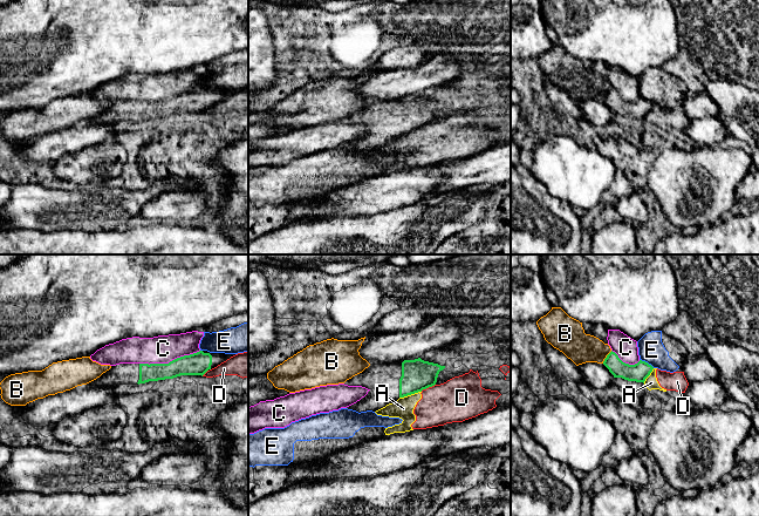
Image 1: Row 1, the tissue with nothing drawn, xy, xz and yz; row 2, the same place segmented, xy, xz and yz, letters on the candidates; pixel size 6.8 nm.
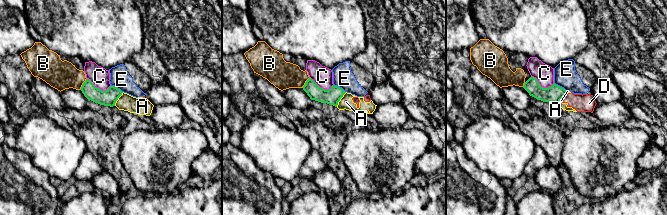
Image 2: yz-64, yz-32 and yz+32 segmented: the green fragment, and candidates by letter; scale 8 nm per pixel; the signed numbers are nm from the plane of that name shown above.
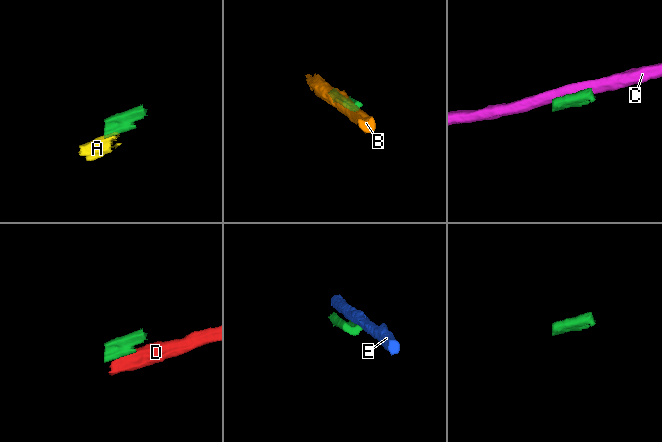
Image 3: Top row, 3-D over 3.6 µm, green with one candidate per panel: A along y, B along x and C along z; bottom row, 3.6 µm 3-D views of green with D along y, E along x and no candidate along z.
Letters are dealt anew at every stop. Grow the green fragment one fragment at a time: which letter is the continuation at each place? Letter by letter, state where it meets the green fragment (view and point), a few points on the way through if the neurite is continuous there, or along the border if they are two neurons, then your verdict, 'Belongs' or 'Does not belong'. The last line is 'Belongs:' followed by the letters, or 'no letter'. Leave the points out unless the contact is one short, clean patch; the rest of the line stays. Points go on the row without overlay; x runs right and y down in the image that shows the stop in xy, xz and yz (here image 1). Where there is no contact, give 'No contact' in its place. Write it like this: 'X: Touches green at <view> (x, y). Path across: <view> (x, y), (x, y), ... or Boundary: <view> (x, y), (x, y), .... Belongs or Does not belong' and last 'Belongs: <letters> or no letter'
A: Touches green at xz (410, 131). Boundary: xz (421, 128), (399, 135). Does not belong
B: Touches green at yz (607, 94). Boundary: yz (612, 88), (602, 100). Does not belong
C: Touches green at xy (170, 99). Does not belong
D: Touches green at xz (428, 124). Boundary: xz (435, 121), (421, 128). Does not belong
E: Touches green at yz (647, 100). Does not belong
Belongs: no letter

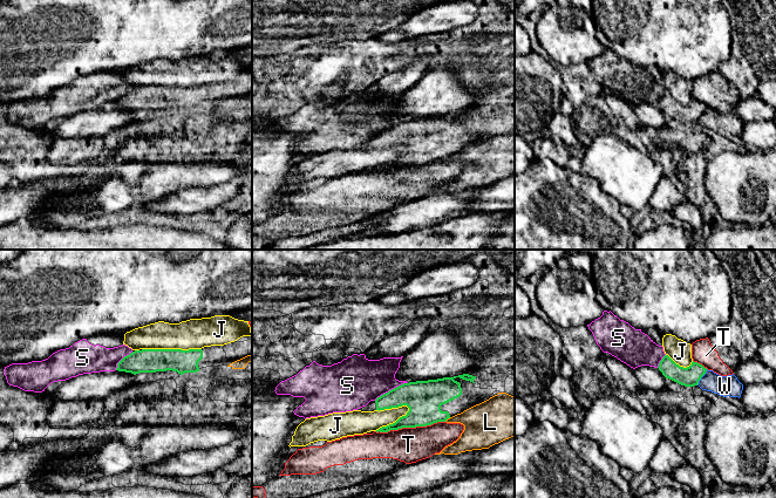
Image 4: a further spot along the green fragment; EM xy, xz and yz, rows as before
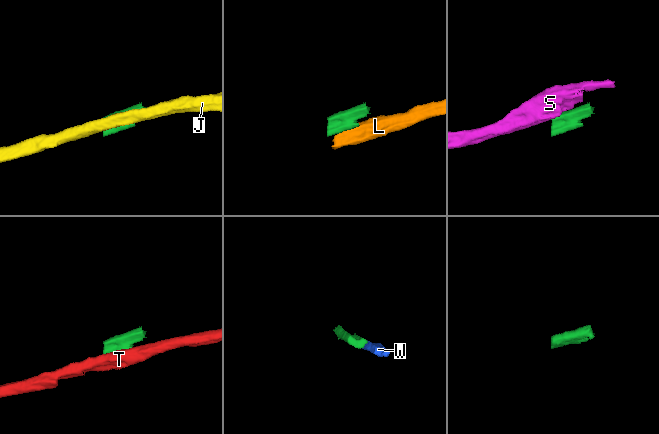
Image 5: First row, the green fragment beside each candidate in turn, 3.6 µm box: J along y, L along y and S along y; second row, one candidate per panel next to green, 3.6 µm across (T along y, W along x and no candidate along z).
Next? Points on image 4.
J: Touches green at xz (393, 161). Does not belong
L: Touches green at xz (447, 156). Boundary: xz (450, 155), (444, 158). Does not belong
S: Touches green at xz (392, 127). Boundary: xz (407, 120), (389, 127), (374, 137). Does not belong
T: Touches green at xz (409, 164). Does not belong
W: Touches green at yz (701, 114). Boundary: yz (707, 107), (696, 122). Does not belong
Belongs: no letter

